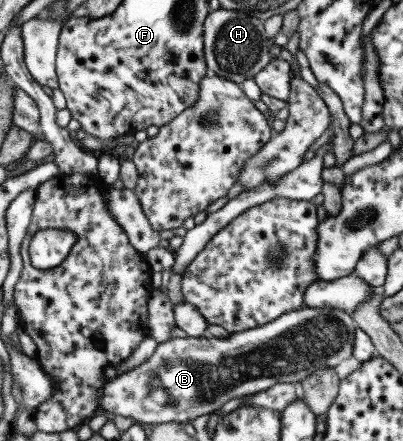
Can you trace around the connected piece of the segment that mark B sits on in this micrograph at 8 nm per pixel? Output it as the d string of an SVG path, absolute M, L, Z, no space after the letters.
M305 306L302 310L283 314L274 322L238 334L230 334L225 339L210 337L208 334L200 338L170 339L158 344L157 350L139 367L116 377L100 388L100 410L109 416L130 416L138 424L160 424L172 420L188 423L200 415L218 411L235 397L255 394L277 384L299 385L316 371L337 367L352 356L357 329L351 315L341 310L312 309Z

